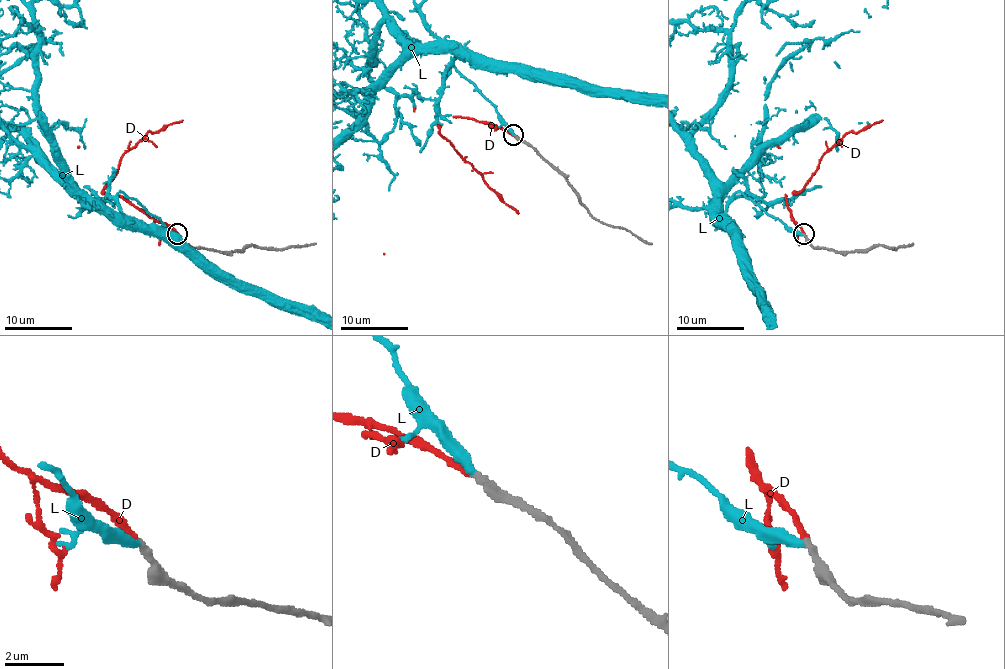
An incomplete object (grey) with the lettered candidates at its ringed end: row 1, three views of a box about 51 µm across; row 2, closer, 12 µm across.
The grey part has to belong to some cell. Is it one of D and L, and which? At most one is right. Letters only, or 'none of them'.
D

